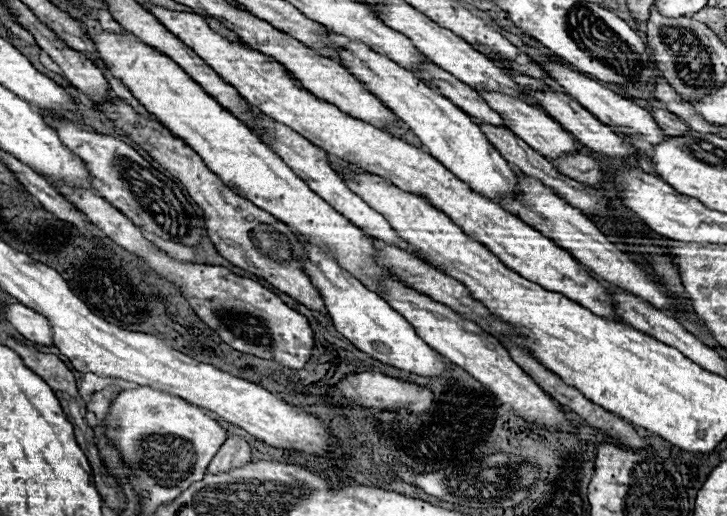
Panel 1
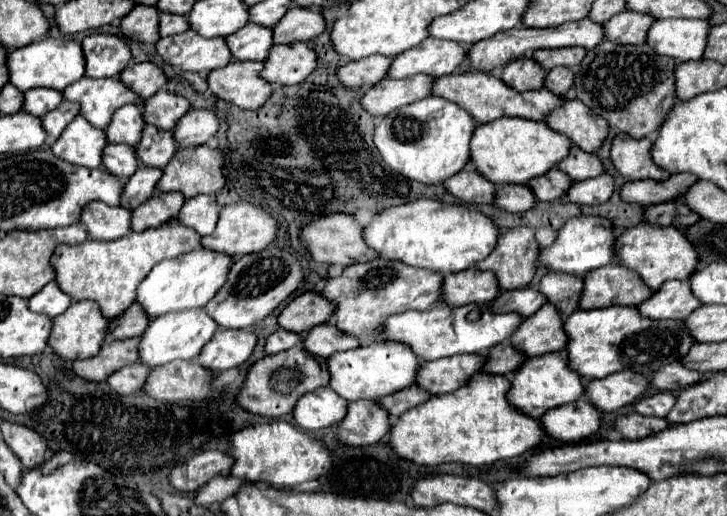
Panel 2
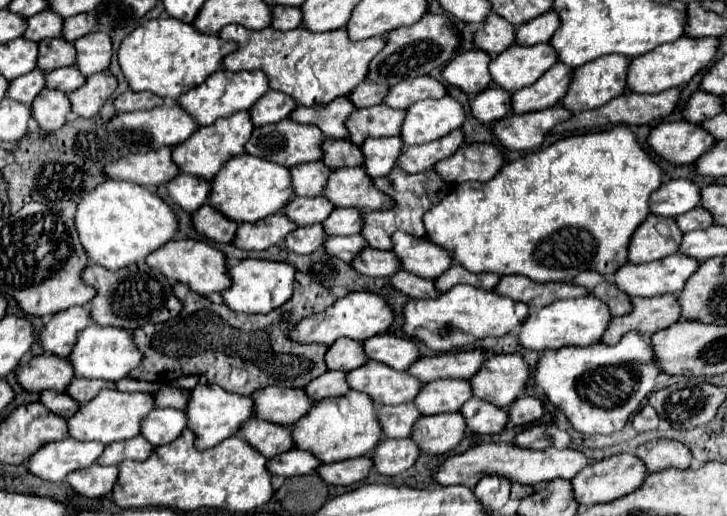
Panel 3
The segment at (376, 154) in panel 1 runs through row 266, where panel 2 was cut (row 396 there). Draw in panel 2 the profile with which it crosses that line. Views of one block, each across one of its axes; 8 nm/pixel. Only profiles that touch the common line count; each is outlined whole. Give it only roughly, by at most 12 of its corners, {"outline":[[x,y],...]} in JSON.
{"outline":[[566,352],[526,358],[508,400],[530,418],[574,402],[582,378]]}

